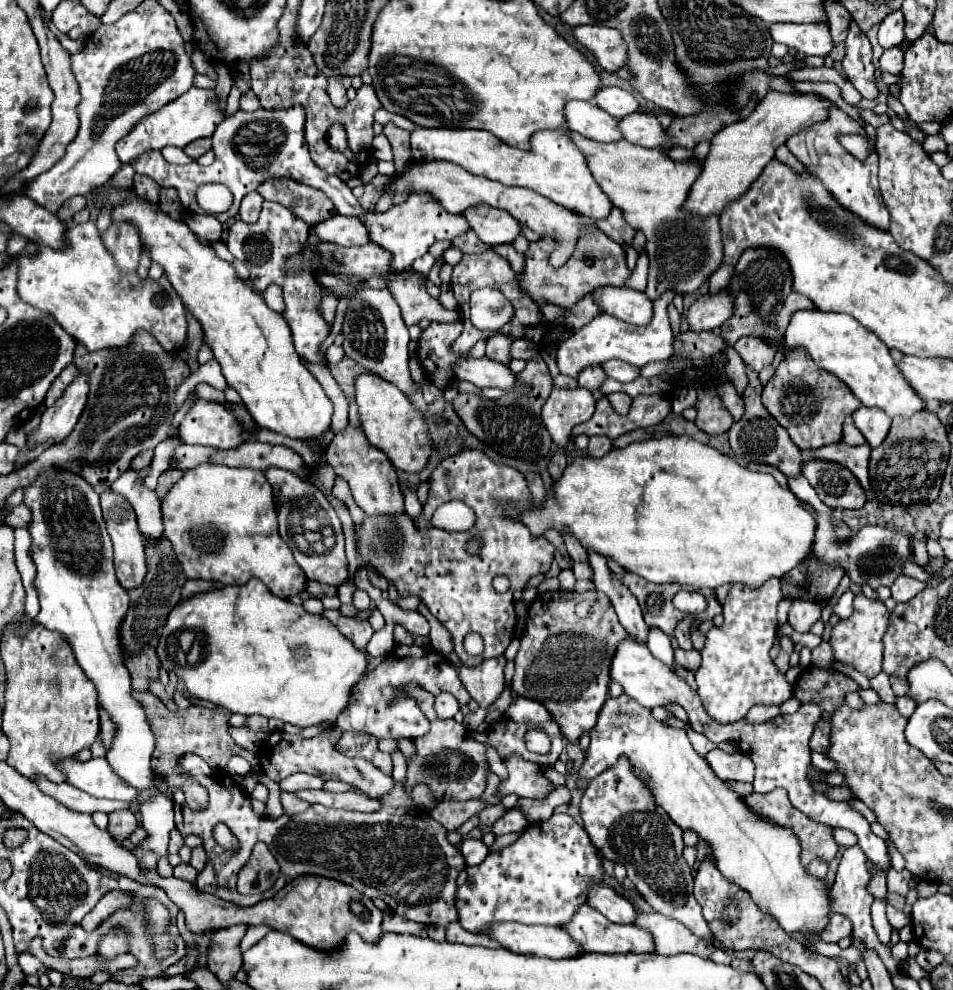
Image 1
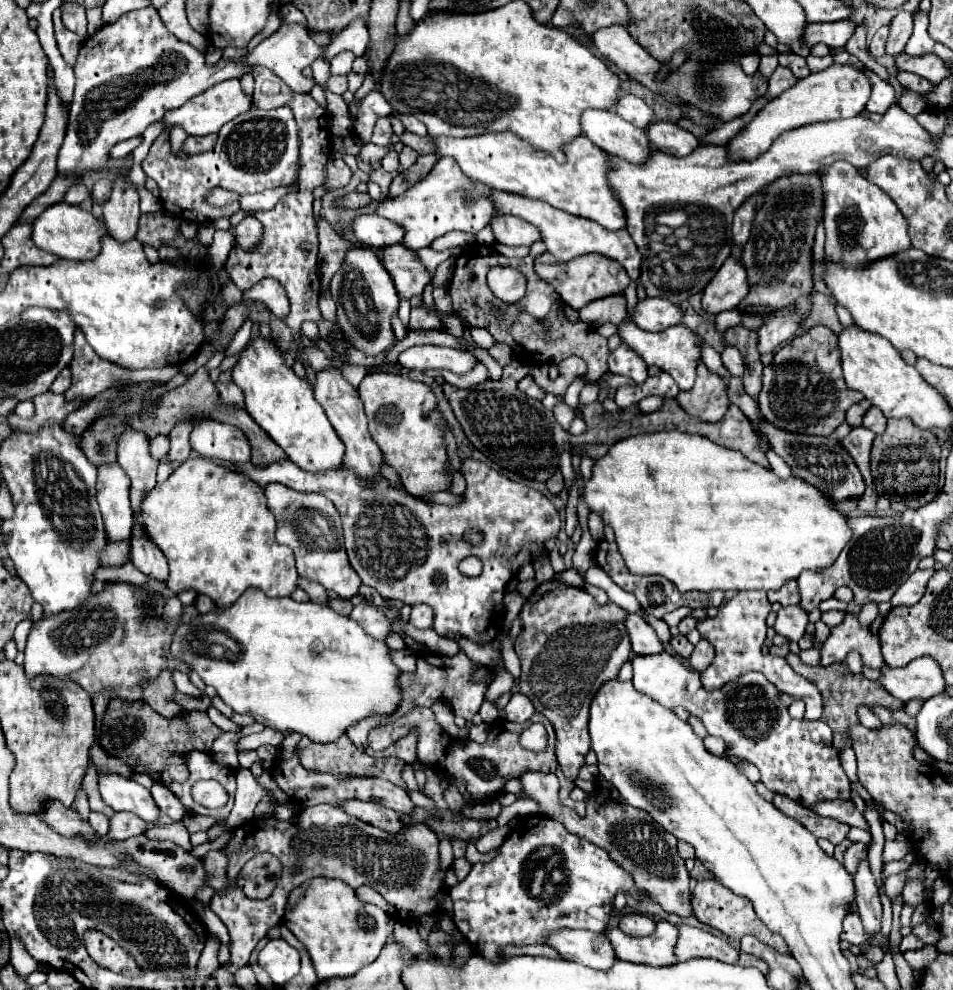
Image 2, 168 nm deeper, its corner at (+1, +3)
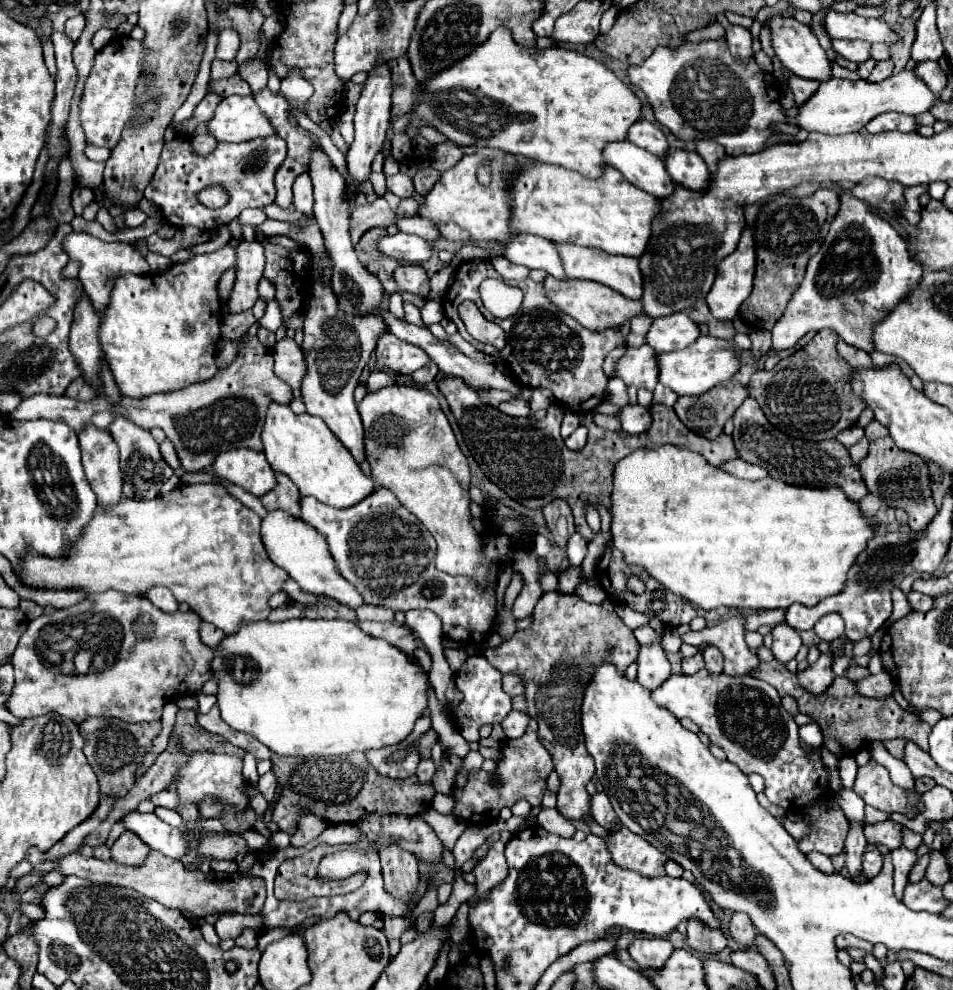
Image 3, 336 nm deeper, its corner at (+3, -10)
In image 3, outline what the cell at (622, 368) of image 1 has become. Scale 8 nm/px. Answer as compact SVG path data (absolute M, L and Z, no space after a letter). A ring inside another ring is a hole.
M647 344L627 346L625 356L615 364L615 376L621 378L627 386L653 390L659 376L655 352L651 352Z

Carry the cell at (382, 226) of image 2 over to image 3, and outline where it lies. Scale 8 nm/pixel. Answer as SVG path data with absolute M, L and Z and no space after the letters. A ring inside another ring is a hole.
M397 232L393 236L381 236L377 240L377 250L383 256L395 258L397 262L407 262L407 264L421 264L431 258L431 246L427 240L411 234Z

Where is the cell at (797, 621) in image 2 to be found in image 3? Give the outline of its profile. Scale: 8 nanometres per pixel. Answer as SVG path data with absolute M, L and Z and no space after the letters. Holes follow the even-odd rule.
M779 624L773 628L773 646L771 652L775 654L775 658L783 664L787 664L791 658L795 658L795 654L801 648L801 636L797 634L797 630L793 630L789 624Z

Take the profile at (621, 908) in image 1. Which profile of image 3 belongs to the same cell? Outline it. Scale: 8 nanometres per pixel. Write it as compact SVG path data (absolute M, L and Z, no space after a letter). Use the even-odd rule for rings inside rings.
M635 938L627 952L641 968L659 968L673 952L673 946L663 938Z

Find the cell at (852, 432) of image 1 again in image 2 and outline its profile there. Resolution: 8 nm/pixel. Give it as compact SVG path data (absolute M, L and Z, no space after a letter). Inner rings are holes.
M863 399L861 403L855 403L849 411L847 411L847 423L851 425L851 427L859 427L861 425L861 419L863 419L863 415L865 415L865 409L869 409L871 407L871 403L867 401L867 399Z

